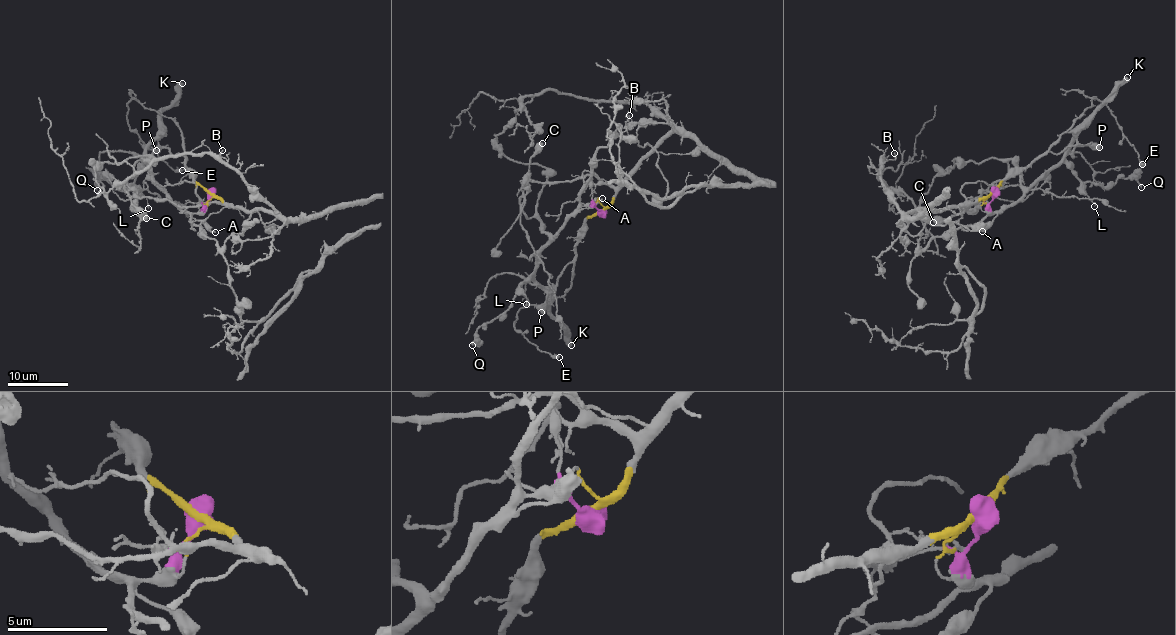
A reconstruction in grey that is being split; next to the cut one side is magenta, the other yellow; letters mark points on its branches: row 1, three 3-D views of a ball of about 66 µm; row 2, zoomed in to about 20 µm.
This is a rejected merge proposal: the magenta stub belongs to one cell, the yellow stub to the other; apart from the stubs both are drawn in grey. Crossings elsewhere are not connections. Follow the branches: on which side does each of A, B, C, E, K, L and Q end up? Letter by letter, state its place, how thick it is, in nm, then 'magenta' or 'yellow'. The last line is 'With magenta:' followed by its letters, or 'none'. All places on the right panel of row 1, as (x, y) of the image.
A: place (982, 231); calibre 240 nm; magenta
B: place (894, 153); calibre 170 nm; yellow
C: place (933, 222); calibre 750 nm; magenta
E: place (1142, 164); calibre 460 nm; yellow
K: place (1127, 77); calibre 600 nm; magenta
L: place (1094, 206); calibre 120 nm; magenta
Q: place (1141, 187); calibre 190 nm; magenta
With magenta: A, C, K, L, Q

